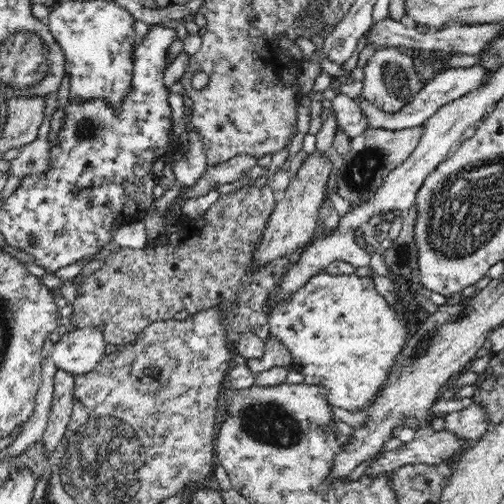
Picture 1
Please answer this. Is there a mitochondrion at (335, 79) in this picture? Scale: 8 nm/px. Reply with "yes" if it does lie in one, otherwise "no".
no

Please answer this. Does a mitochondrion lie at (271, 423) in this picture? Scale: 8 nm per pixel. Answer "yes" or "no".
yes

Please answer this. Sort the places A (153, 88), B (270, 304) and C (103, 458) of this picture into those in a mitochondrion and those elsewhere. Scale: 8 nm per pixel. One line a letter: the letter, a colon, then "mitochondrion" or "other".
A: other
B: other
C: mitochondrion

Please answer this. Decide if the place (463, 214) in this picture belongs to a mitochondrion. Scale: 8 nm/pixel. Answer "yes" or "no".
yes

